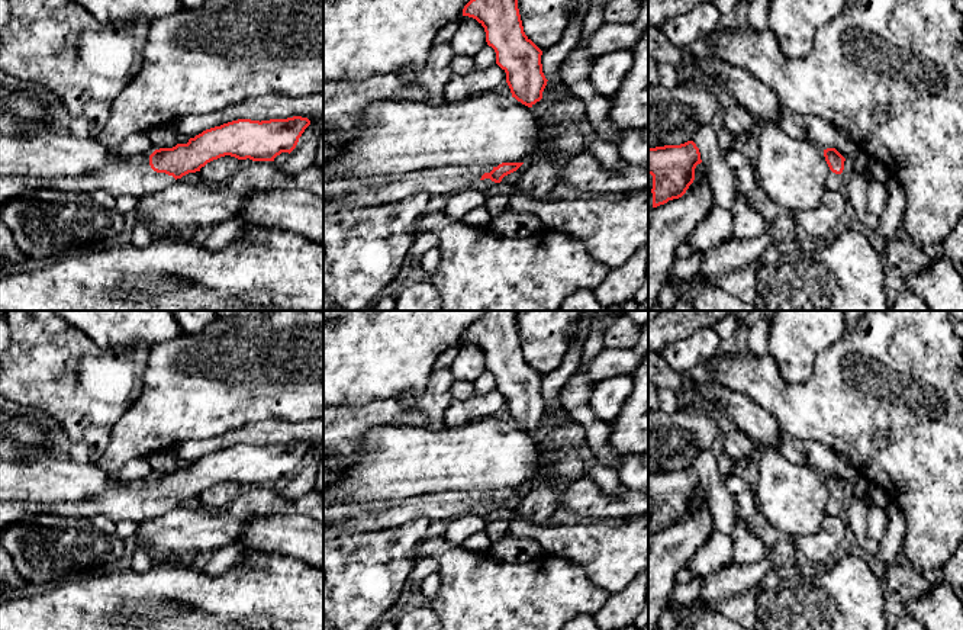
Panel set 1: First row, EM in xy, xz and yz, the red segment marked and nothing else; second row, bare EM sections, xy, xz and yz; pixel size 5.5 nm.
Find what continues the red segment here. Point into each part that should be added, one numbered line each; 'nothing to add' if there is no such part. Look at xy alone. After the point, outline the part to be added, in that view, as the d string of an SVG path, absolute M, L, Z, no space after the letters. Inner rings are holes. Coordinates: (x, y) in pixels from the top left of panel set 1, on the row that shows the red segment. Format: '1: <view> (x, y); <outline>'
1: xy (135, 177); M119 152L117 157L120 157L125 163L112 164L97 173L87 173L80 177L35 179L0 176L0 206L26 190L44 187L67 192L91 192L103 189L115 197L131 195L139 199L145 195L167 189L175 183L173 176L154 171L149 165L149 157L123 157Z

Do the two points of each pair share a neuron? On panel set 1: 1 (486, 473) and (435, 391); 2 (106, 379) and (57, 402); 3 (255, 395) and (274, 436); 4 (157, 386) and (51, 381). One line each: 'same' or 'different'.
1: different
2: same
3: different
4: different

